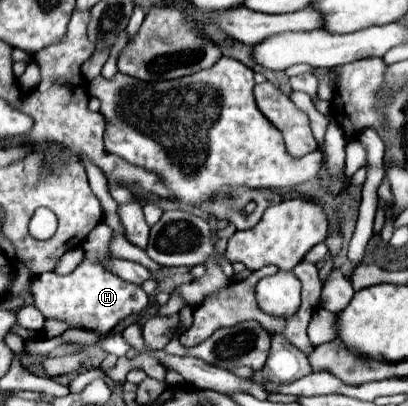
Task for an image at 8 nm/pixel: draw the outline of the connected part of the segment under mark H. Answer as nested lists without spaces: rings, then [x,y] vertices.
[[[100,222],[86,238],[84,250],[86,256],[78,268],[66,276],[58,276],[54,272],[46,272],[34,278],[32,294],[34,306],[44,314],[44,318],[62,320],[74,324],[76,328],[96,330],[96,332],[110,332],[122,318],[130,314],[138,314],[148,306],[148,294],[138,286],[120,280],[118,276],[110,274],[104,266],[98,264],[100,256],[108,254],[108,242],[112,238],[112,228]]]

